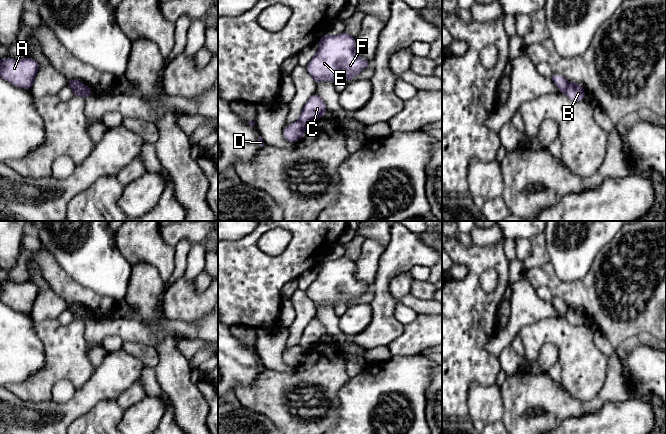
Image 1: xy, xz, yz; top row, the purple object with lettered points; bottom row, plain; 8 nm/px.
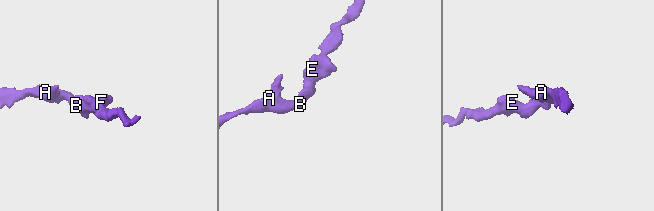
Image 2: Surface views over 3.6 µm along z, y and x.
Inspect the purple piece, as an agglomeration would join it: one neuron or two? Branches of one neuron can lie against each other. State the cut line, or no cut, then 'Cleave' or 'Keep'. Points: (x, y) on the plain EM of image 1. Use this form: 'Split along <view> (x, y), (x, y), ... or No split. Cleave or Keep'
Split along xy (70, 304), (85, 320). Cleave

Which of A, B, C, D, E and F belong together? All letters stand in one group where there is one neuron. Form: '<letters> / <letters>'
A B D / C E F

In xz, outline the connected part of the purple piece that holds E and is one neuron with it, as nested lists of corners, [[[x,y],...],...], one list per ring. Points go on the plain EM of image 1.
[[[325,258],[318,267],[316,279],[306,290],[317,309],[321,305],[335,307],[340,302],[350,305],[371,289],[371,286],[355,277],[355,262],[350,258]]]

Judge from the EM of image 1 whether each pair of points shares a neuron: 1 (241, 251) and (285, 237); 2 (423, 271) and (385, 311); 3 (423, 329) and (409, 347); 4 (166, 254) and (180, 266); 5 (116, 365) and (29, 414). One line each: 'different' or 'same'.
1: different
2: different
3: same
4: different
5: same

